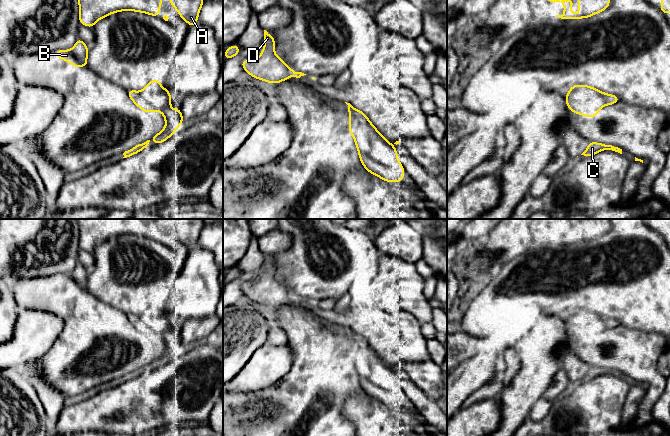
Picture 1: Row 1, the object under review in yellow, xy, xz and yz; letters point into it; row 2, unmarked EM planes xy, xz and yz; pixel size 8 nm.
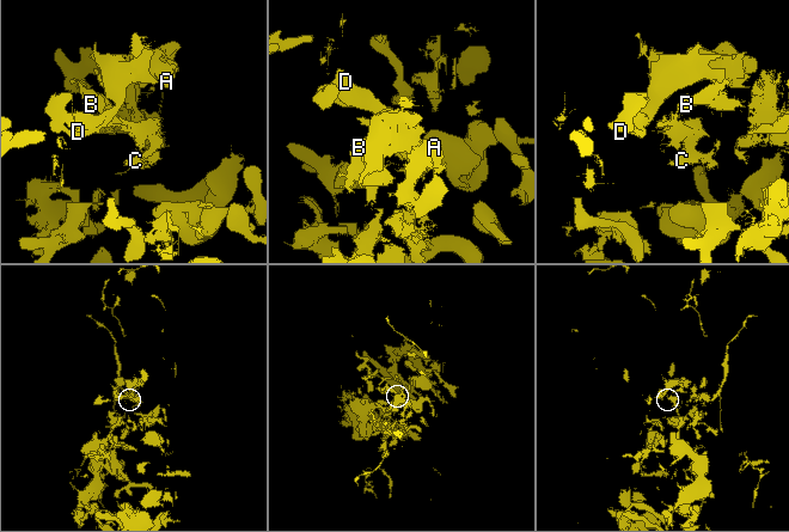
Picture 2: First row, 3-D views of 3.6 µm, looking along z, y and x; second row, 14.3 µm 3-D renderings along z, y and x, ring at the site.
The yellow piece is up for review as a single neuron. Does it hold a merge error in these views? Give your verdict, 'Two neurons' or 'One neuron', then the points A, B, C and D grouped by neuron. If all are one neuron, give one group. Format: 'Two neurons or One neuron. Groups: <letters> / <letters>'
Two neurons. Groups: A B D / C

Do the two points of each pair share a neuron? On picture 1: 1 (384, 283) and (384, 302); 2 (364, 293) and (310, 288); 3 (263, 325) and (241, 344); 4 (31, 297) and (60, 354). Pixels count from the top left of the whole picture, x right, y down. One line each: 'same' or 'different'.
1: same
2: different
3: same
4: same

